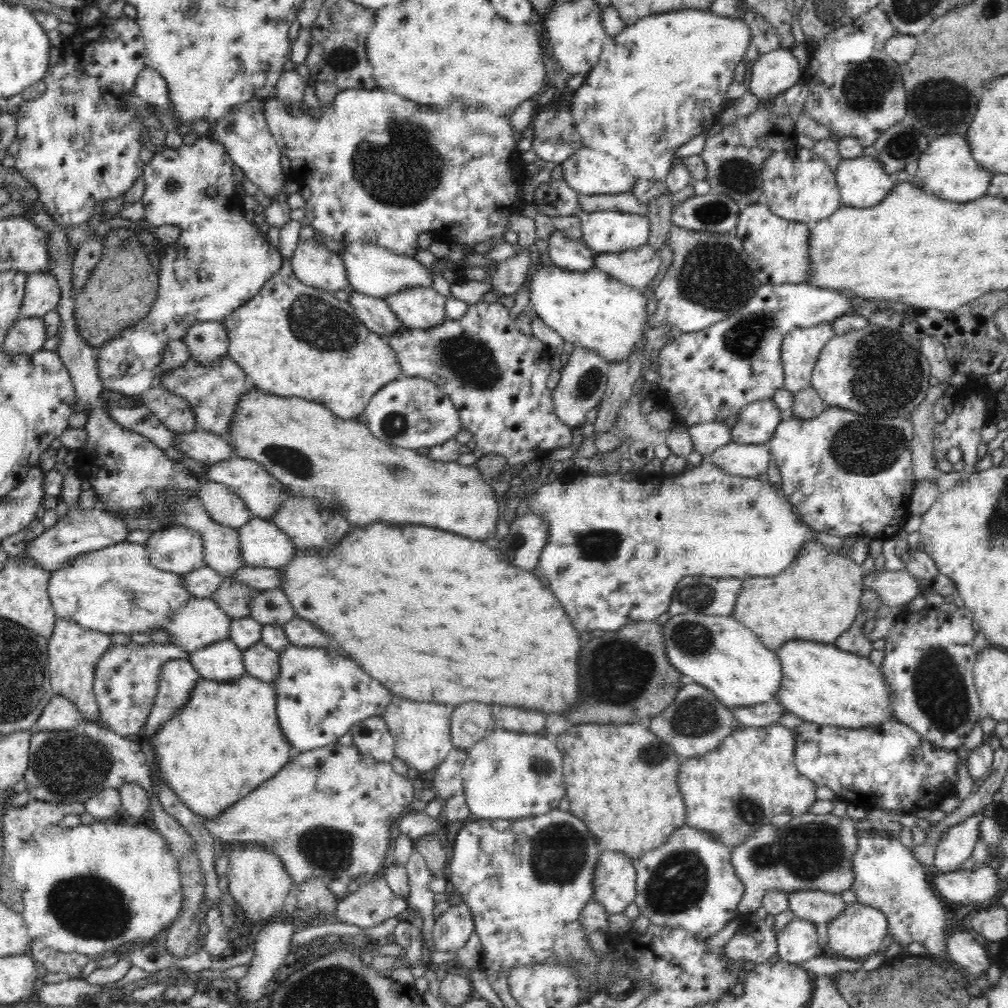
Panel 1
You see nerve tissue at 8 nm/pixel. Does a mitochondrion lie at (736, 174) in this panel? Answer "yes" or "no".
yes

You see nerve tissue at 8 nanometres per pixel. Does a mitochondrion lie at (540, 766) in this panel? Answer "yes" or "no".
yes

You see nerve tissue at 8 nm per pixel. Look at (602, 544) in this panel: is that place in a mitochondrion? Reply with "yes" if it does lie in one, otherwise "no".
yes

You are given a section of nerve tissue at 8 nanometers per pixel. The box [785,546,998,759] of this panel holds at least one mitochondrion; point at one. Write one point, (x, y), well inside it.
(939, 688)

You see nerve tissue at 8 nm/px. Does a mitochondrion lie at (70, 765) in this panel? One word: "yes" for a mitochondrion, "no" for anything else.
yes

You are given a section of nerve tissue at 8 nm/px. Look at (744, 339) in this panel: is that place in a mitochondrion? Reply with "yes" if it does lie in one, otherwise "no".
yes

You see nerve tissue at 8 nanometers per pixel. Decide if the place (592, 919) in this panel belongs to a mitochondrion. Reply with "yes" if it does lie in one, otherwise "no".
no

